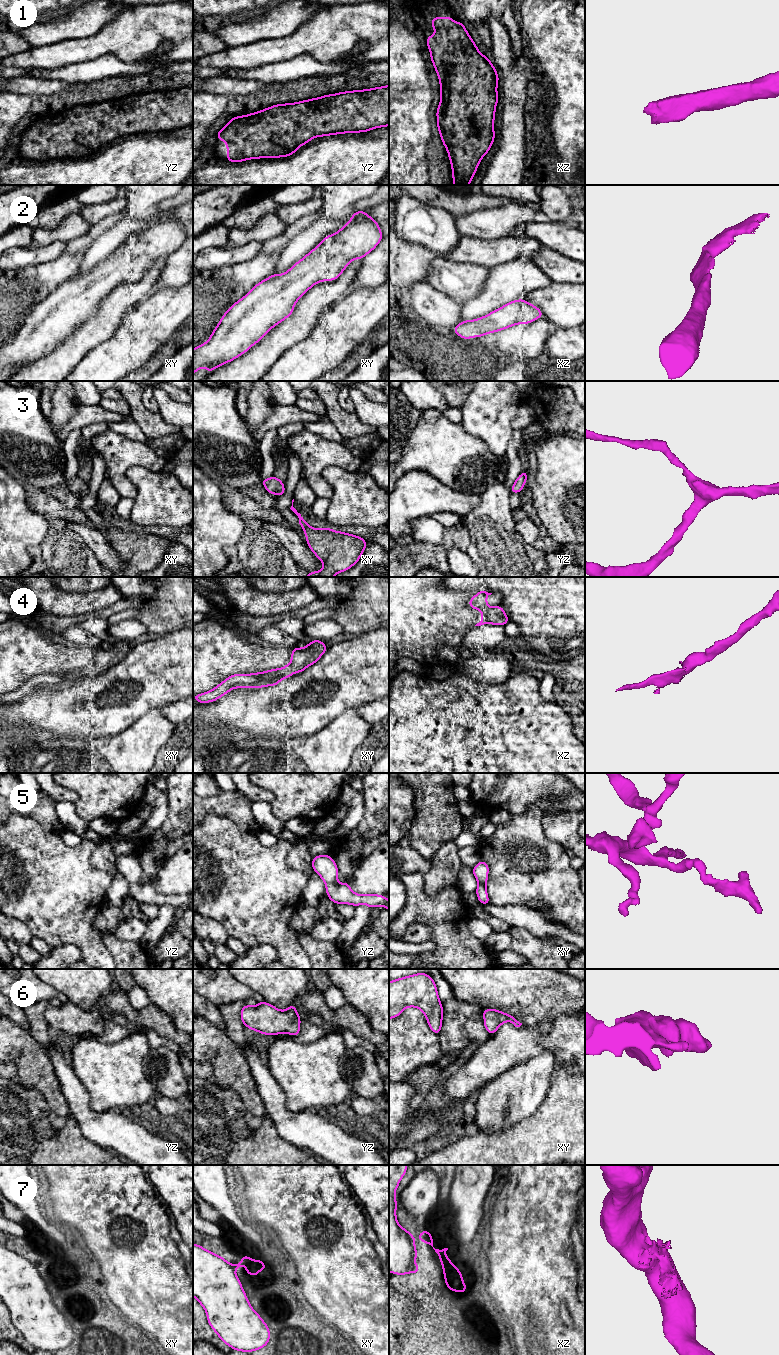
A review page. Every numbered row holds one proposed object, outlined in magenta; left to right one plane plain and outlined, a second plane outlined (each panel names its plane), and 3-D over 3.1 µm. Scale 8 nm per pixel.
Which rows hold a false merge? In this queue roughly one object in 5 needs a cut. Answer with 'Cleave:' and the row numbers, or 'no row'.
Cleave: 7

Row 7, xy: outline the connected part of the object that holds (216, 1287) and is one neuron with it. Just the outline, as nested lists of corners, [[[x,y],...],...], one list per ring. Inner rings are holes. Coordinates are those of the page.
[[[193,1244],[193,1296],[203,1306],[207,1321],[220,1339],[234,1350],[251,1352],[266,1346],[270,1339],[267,1324],[250,1305],[234,1270],[247,1261],[242,1257],[236,1265],[227,1262],[223,1257]]]

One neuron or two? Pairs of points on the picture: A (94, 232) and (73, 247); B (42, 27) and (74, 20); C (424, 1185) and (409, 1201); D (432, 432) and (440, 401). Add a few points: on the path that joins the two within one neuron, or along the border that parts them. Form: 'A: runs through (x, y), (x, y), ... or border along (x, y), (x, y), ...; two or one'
A: runs through (89, 237), (78, 246); one
B: runs through (50, 27), (66, 25); one
C: runs through (421, 1189), (413, 1197); one
D: border along (442, 411), (427, 409), (423, 412); two

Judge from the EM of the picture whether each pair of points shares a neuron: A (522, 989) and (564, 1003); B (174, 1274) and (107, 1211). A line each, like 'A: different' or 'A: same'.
A: same
B: same

